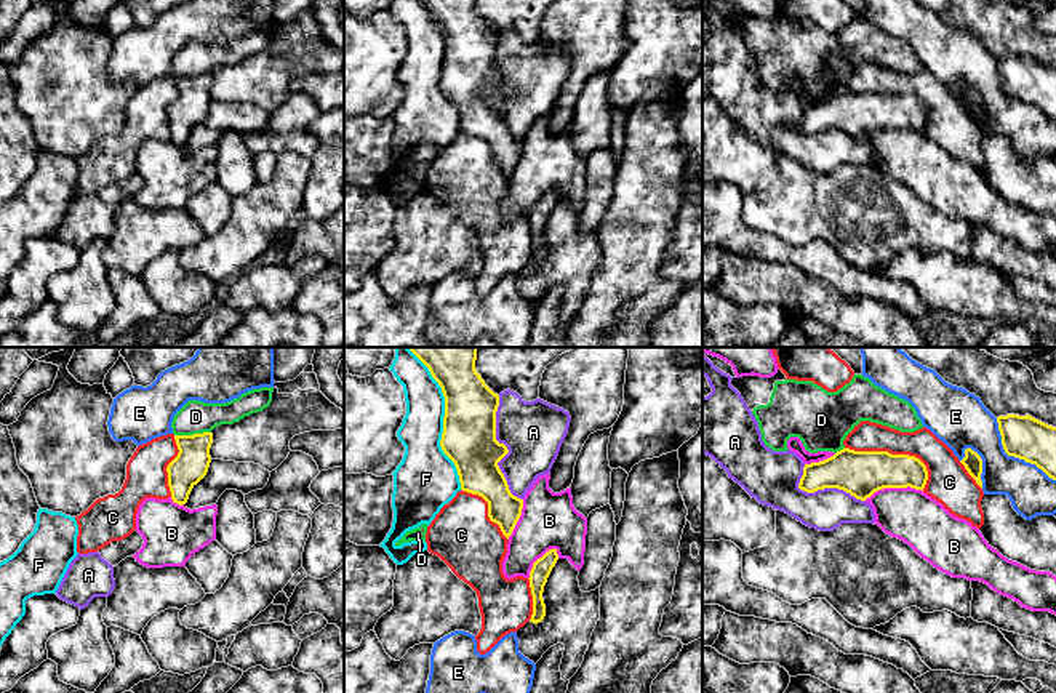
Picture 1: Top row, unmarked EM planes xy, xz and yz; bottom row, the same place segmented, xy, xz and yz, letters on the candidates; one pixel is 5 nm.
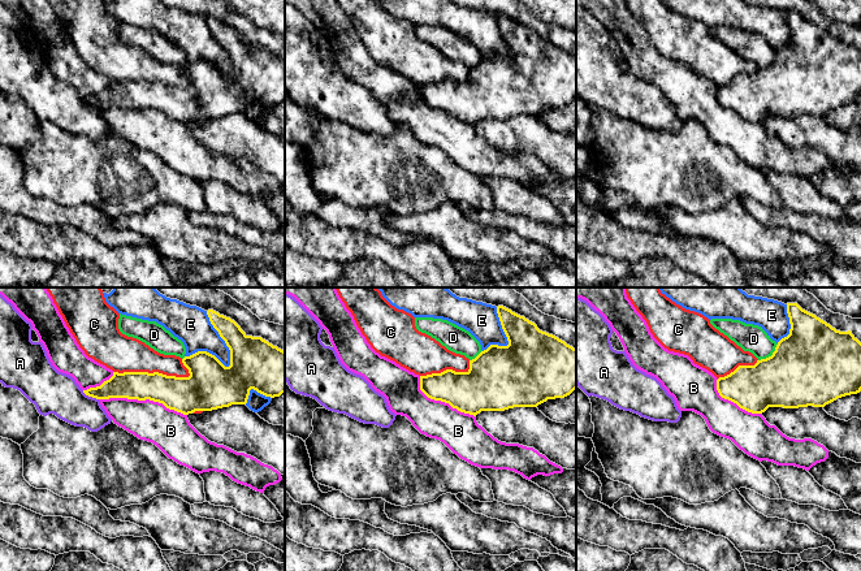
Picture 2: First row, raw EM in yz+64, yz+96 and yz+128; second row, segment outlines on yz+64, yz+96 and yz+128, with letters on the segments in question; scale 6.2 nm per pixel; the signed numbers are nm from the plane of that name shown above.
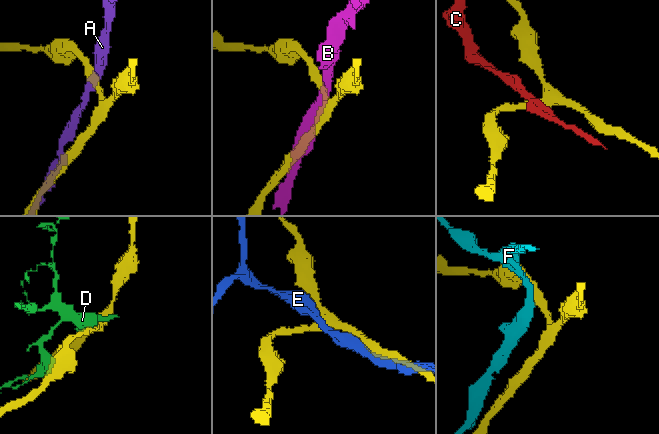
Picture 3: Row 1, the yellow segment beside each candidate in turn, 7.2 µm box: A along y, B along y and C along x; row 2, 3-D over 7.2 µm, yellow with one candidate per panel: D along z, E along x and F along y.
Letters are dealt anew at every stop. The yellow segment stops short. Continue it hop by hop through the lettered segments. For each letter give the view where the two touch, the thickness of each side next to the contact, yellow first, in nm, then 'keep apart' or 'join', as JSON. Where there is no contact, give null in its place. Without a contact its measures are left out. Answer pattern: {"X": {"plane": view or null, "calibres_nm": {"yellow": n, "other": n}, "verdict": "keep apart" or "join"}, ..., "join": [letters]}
{"A": {"plane": "xz", "calibres_nm": {"yellow": 280, "other": 300}, "verdict": "keep apart"}, "B": {"plane": "yz", "calibres_nm": {"yellow": 220, "other": 260}, "verdict": "keep apart"}, "C": {"plane": "yz", "calibres_nm": {"yellow": 220, "other": 170}, "verdict": "keep apart"}, "D": {"plane": "xy", "calibres_nm": {"yellow": 170, "other": 170}, "verdict": "keep apart"}, "E": {"plane": "yz", "calibres_nm": {"yellow": 220, "other": 220}, "verdict": "keep apart"}, "F": {"plane": "xz", "calibres_nm": {"yellow": 280, "other": 260}, "verdict": "keep apart"}, "join": []}

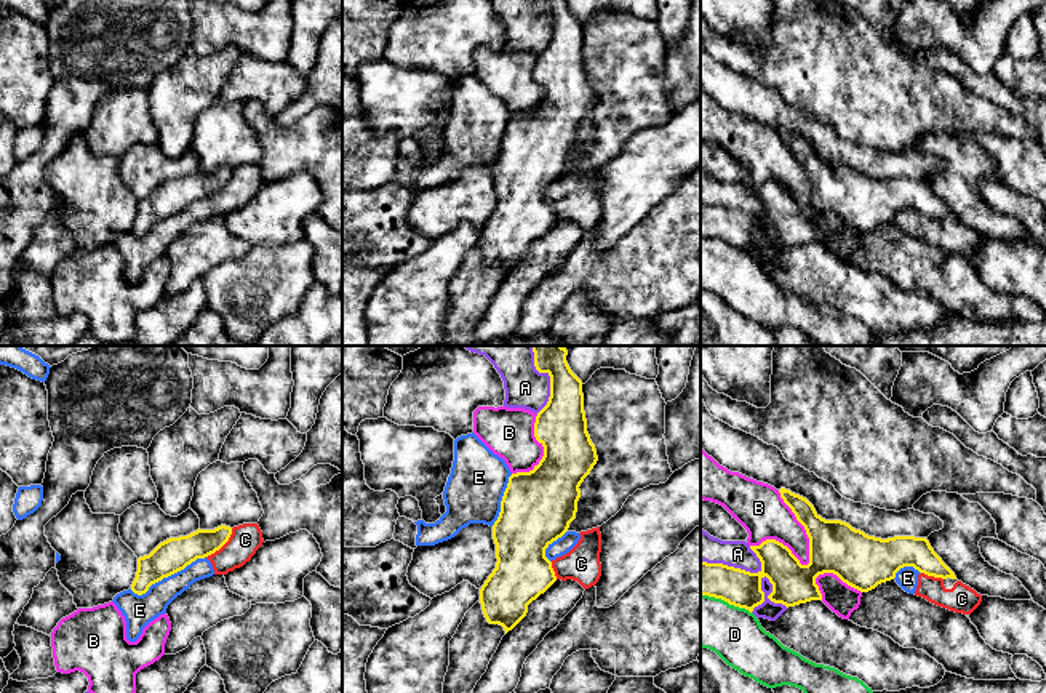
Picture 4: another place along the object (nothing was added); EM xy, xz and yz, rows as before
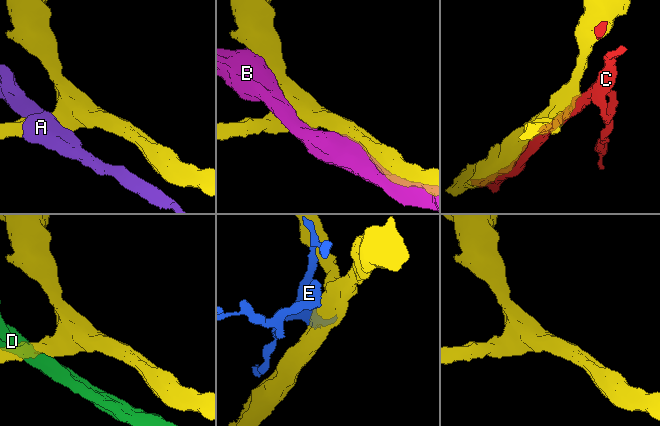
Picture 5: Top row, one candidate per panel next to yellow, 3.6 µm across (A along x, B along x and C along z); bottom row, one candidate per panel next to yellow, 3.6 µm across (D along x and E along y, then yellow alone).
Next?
{"A": {"plane": "yz", "calibres_nm": {"yellow": 190, "other": 150}, "verdict": "keep apart"}, "B": {"plane": "yz", "calibres_nm": {"yellow": 260, "other": 240}, "verdict": "keep apart"}, "C": {"plane": "xy", "calibres_nm": {"yellow": 170, "other": 160}, "verdict": "keep apart"}, "D": {"plane": "yz", "calibres_nm": {"yellow": 190, "other": 280}, "verdict": "keep apart"}, "E": {"plane": "xy", "calibres_nm": {"yellow": 170, "other": 160}, "verdict": "keep apart"}, "join": []}

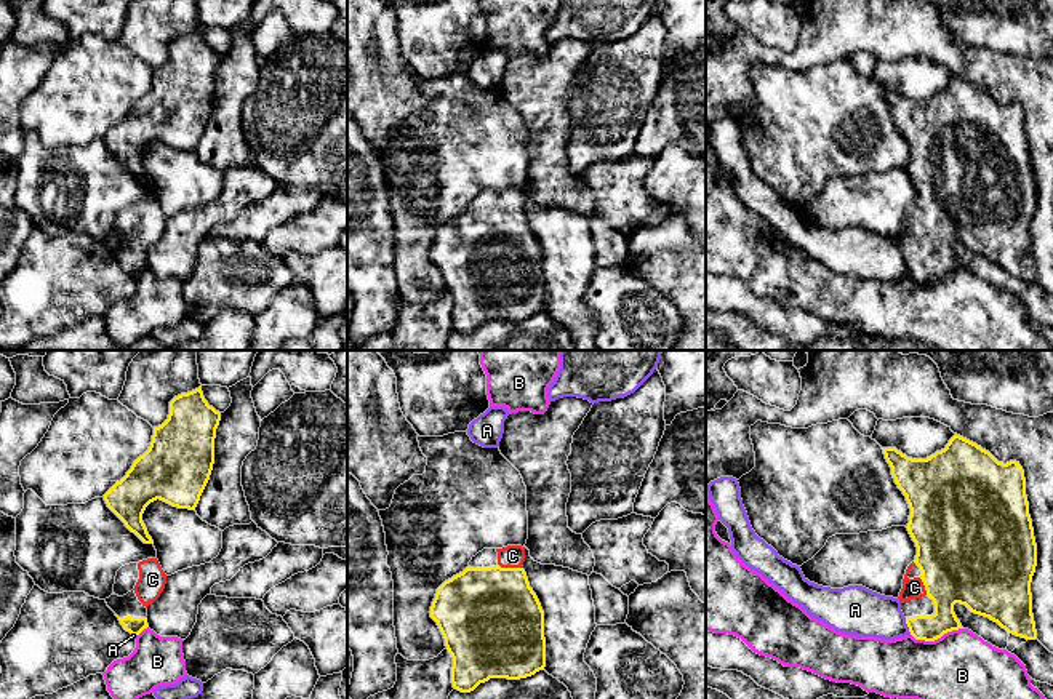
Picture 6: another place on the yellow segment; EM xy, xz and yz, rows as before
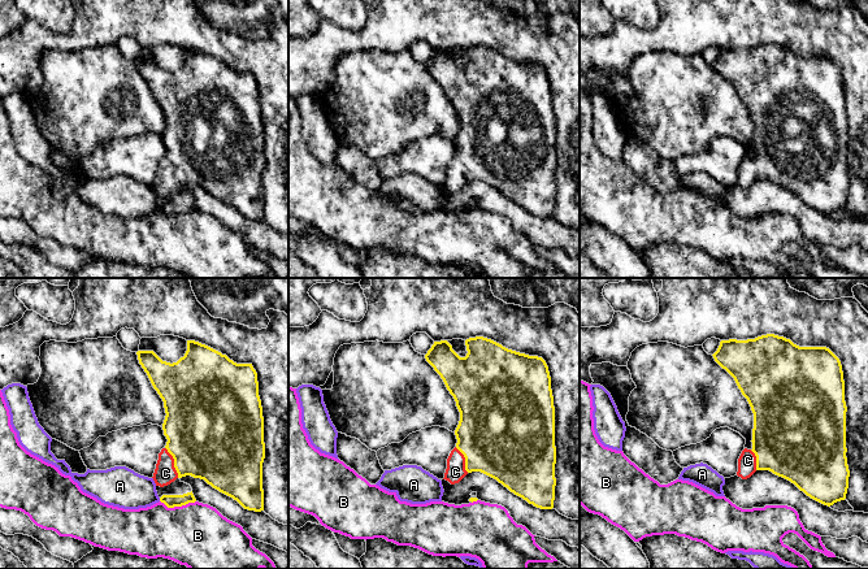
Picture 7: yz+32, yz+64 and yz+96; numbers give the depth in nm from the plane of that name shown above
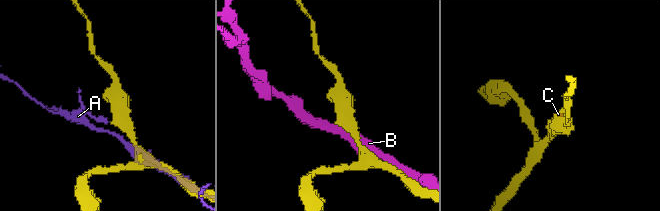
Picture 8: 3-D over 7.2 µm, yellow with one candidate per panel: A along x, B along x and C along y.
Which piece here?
{"A": {"plane": "yz", "calibres_nm": {"yellow": 150, "other": 240}, "verdict": "keep apart"}, "B": {"plane": "yz", "calibres_nm": {"yellow": 160, "other": 420}, "verdict": "keep apart"}, "C": {"plane": "xz", "calibres_nm": {"yellow": 460, "other": 110}, "verdict": "join"}, "join": ["C"]}

